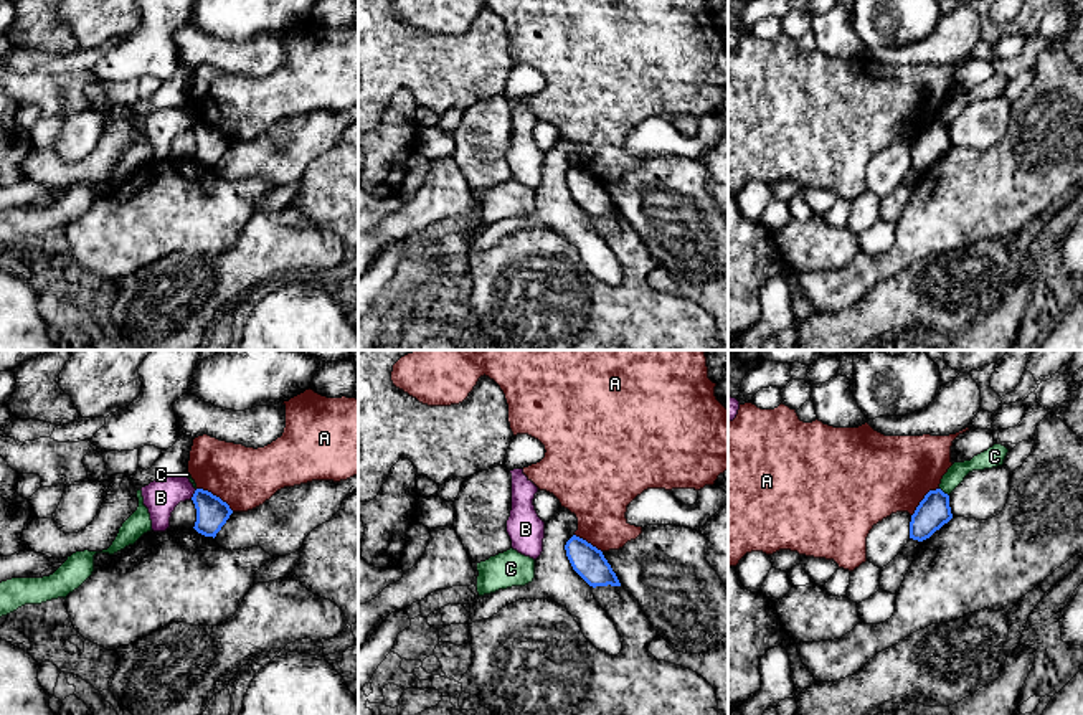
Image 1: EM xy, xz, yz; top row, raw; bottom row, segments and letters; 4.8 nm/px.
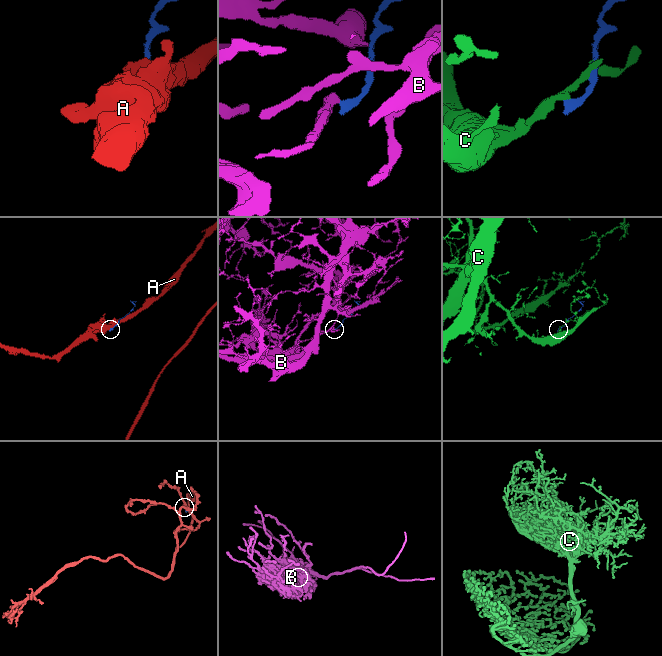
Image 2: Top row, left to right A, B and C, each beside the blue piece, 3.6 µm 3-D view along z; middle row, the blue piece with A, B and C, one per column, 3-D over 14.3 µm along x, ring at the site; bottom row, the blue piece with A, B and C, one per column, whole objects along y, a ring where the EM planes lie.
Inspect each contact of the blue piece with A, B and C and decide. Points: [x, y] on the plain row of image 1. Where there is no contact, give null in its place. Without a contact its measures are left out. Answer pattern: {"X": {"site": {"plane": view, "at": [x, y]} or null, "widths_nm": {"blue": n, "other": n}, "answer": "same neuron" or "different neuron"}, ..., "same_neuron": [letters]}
{"A": {"site": {"plane": "xy", "at": [215, 126]}, "widths_nm": {"blue": 160, "other": 300}, "answer": "different neuron"}, "B": {"site": {"plane": "xy", "at": [193, 124]}, "widths_nm": {"blue": 160, "other": 170}, "answer": "different neuron"}, "C": {"site": {"plane": "yz", "at": [943, 123]}, "widths_nm": {"blue": 160, "other": 90}, "answer": "different neuron"}, "same_neuron": []}

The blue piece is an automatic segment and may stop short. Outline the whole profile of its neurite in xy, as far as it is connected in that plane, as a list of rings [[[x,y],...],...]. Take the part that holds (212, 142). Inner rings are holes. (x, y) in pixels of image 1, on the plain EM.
[[[196,119],[192,130],[196,139],[196,152],[193,159],[205,167],[215,168],[233,140],[220,127],[203,119]]]

